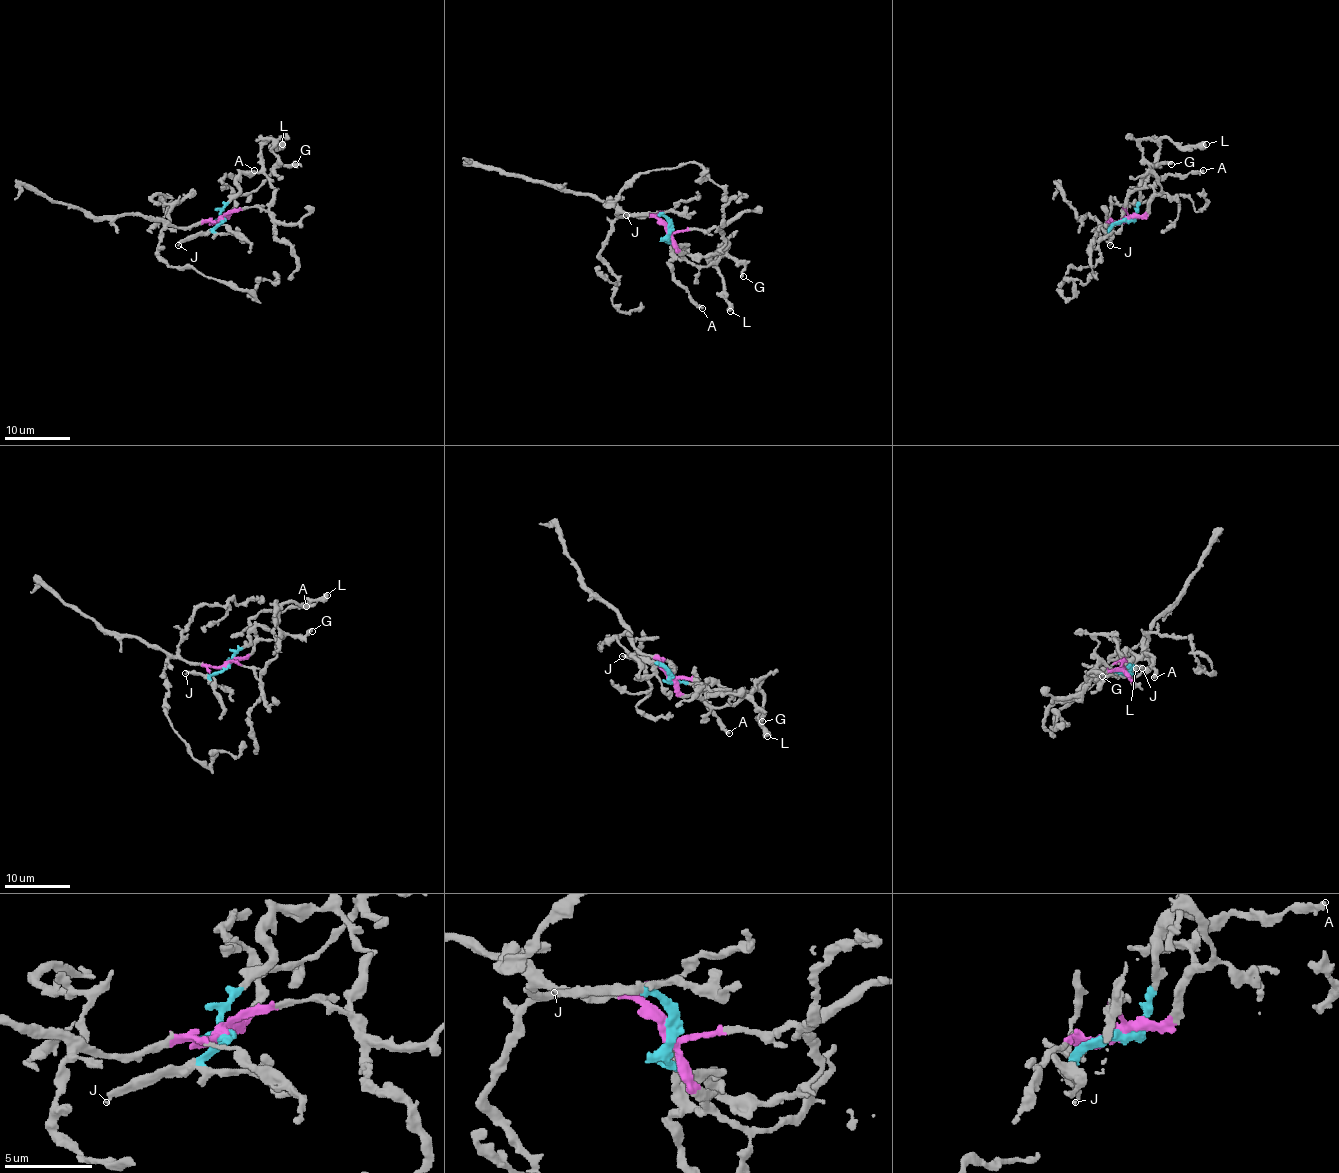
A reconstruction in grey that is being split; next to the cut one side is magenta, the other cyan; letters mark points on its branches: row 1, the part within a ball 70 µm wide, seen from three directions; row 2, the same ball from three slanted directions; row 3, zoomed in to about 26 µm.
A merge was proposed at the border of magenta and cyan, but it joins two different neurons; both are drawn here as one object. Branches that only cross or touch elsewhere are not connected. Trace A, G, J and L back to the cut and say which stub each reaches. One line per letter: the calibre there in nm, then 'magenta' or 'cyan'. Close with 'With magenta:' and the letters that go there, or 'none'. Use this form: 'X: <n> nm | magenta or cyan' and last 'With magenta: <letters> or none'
A: 360 nm | magenta
G: 360 nm | magenta
J: 280 nm | cyan
L: 700 nm | cyan
With magenta: A, G

